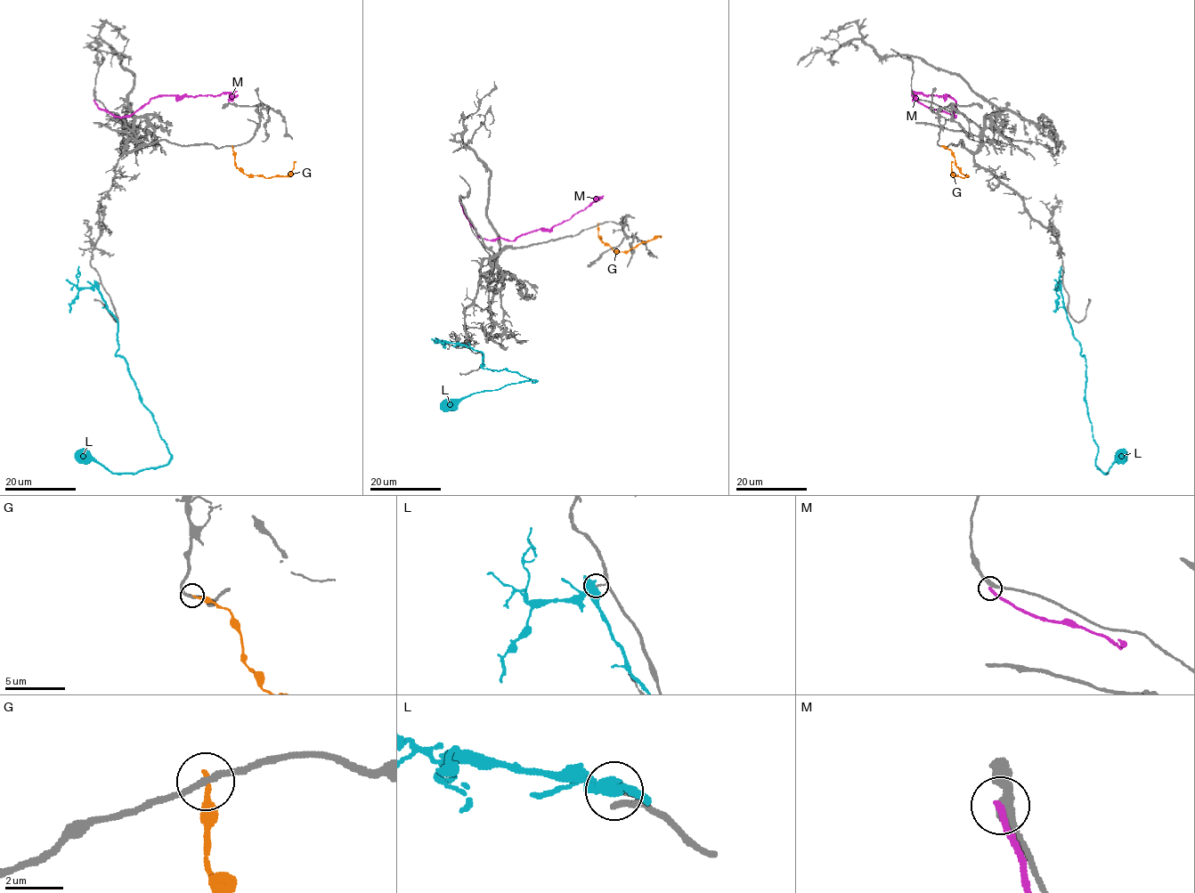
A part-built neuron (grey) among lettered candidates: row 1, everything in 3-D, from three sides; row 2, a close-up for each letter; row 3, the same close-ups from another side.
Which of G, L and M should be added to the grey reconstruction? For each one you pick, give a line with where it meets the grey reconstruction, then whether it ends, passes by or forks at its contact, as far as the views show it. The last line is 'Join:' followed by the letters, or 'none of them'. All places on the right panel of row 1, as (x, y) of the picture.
Join: none of them

